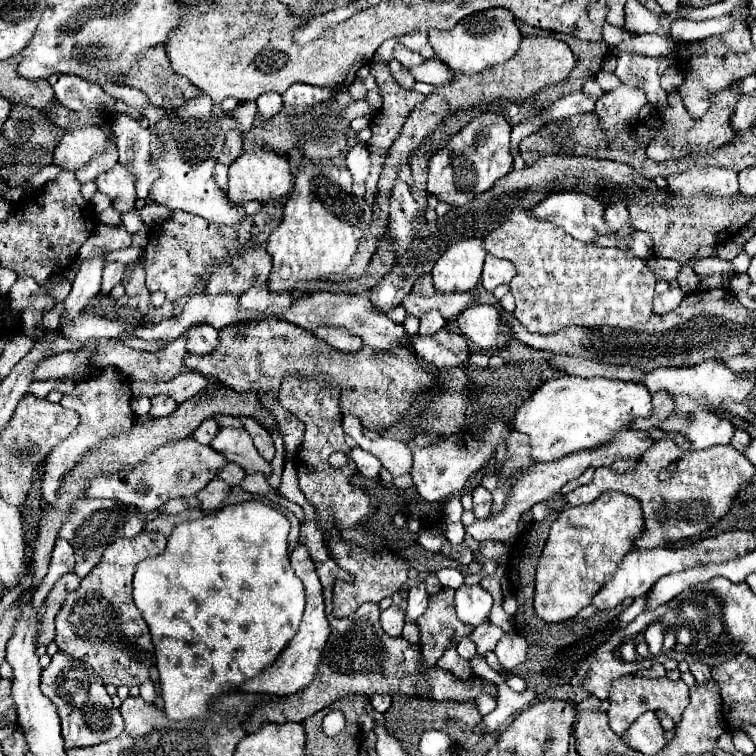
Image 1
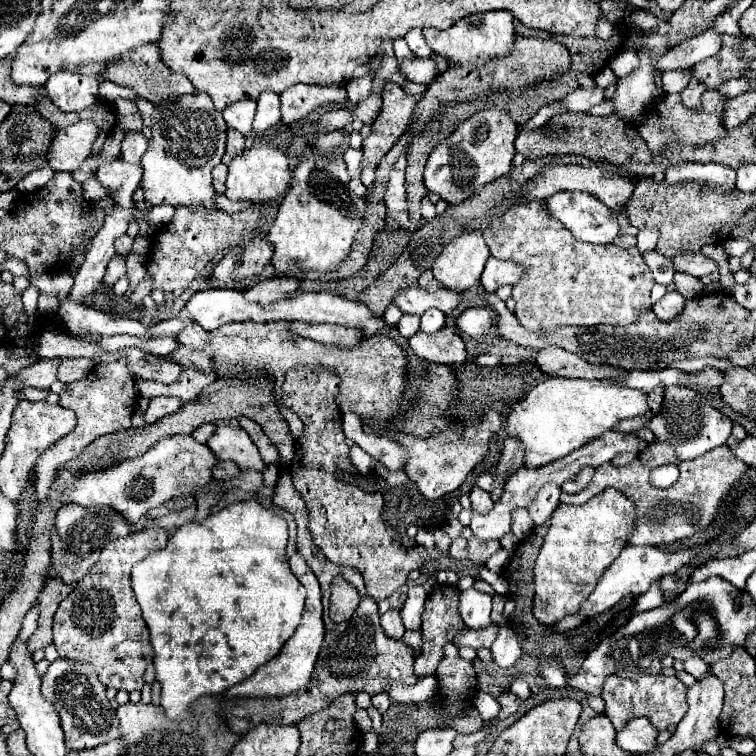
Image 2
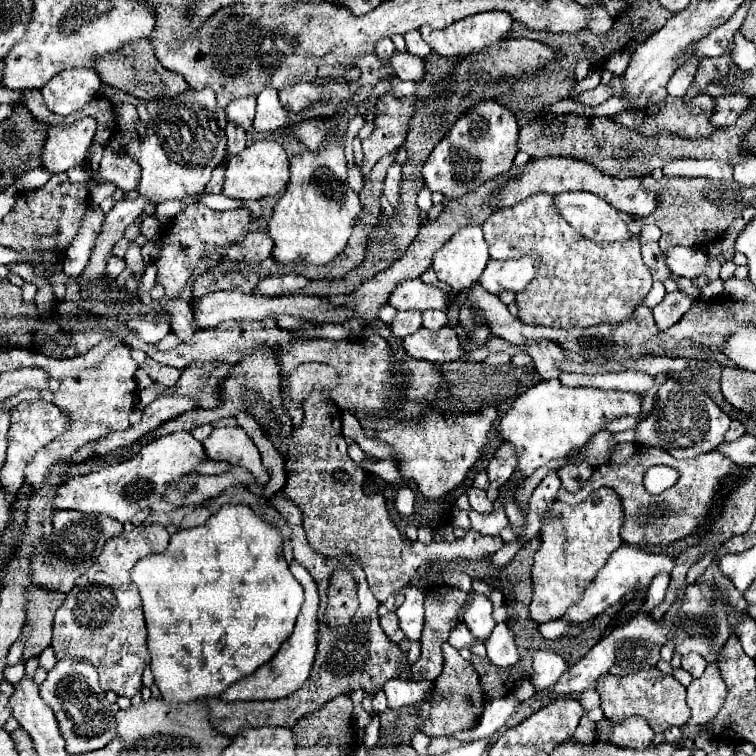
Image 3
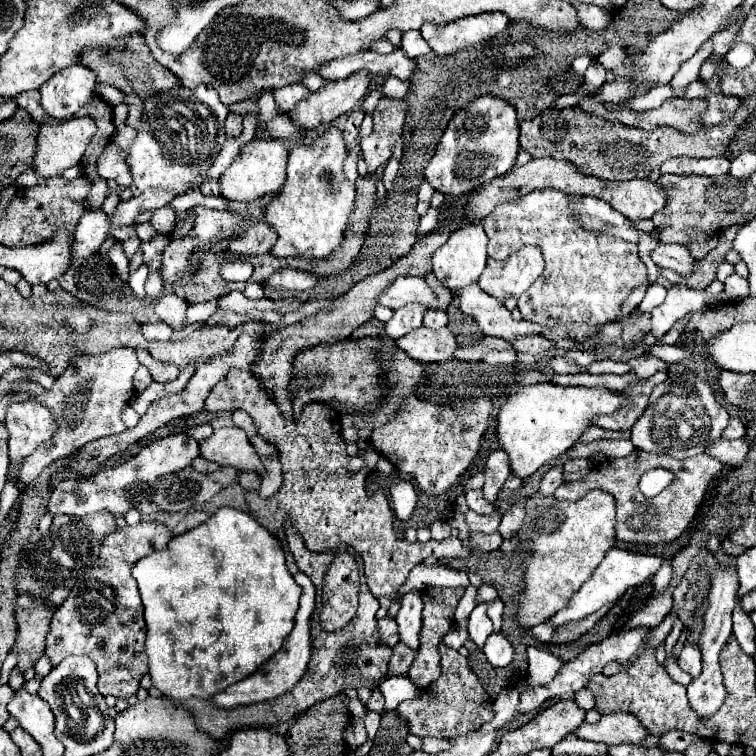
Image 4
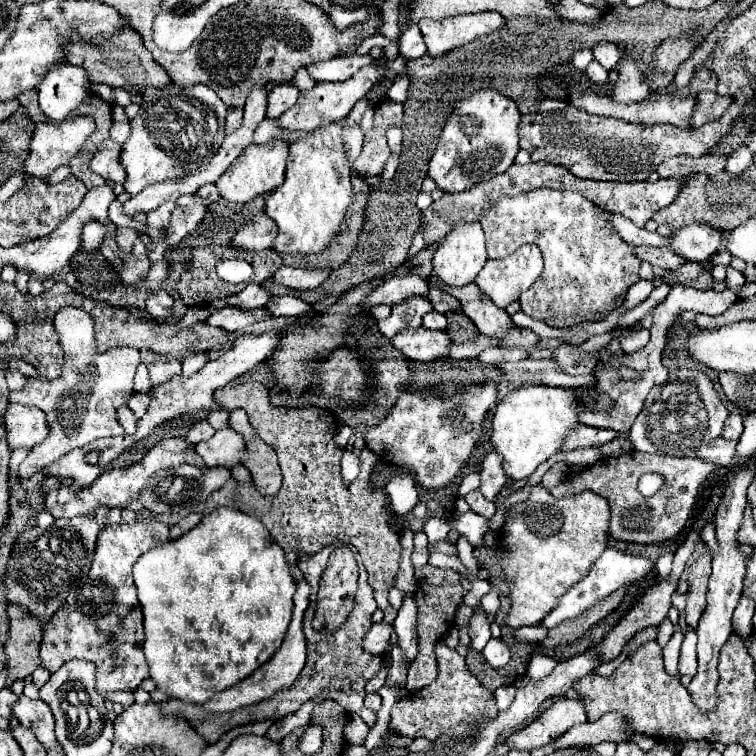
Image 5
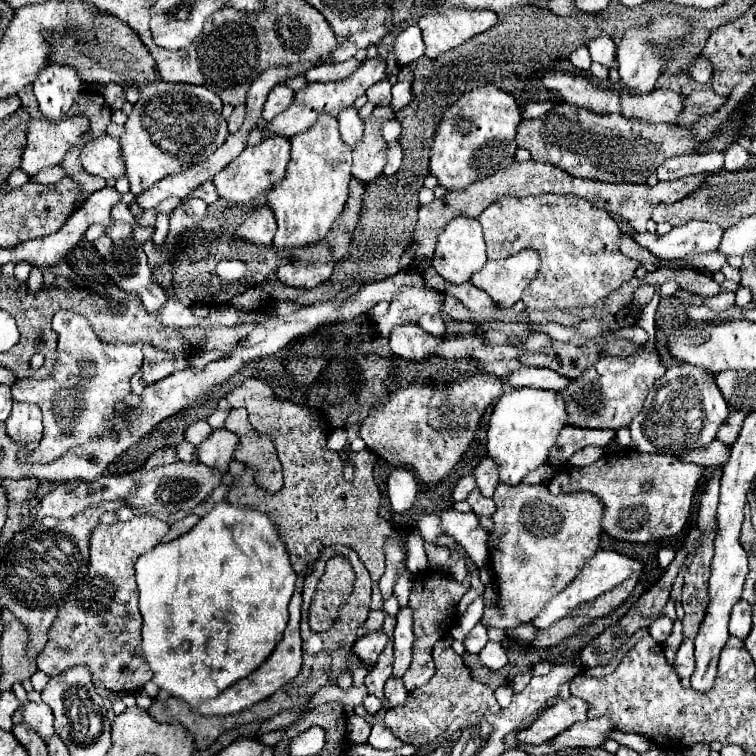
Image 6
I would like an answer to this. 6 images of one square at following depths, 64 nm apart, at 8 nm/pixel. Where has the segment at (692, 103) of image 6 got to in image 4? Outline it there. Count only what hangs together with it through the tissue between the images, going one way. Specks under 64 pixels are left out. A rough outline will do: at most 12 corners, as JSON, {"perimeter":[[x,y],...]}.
{"perimeter":[[706,96],[702,124],[720,124],[740,106],[740,98]]}

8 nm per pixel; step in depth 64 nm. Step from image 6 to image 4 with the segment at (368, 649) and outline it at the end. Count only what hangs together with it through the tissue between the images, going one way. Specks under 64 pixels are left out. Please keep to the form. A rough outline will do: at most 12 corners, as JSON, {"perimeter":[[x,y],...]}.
{"perimeter":[[394,618],[378,620],[376,642],[394,648],[400,638]]}

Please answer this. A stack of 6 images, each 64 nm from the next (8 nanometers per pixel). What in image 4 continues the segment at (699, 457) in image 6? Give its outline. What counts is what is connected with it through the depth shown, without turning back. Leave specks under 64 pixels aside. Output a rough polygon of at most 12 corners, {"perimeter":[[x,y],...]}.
{"perimeter":[[714,440],[704,452],[726,466],[746,460],[744,440]]}

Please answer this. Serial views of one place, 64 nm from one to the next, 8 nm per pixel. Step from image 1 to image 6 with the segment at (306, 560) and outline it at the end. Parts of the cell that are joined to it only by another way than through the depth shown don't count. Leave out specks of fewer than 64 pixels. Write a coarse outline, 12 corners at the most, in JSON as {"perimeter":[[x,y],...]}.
{"perimeter":[[288,604],[284,638],[260,668],[196,706],[202,716],[250,708],[288,684],[302,666],[300,606]]}

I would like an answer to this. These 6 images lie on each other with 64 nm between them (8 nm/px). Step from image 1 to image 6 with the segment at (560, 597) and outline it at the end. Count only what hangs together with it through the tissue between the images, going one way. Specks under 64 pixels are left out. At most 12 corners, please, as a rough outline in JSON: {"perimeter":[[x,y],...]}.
{"perimeter":[[500,484],[480,622],[530,622],[598,552],[588,492]]}

